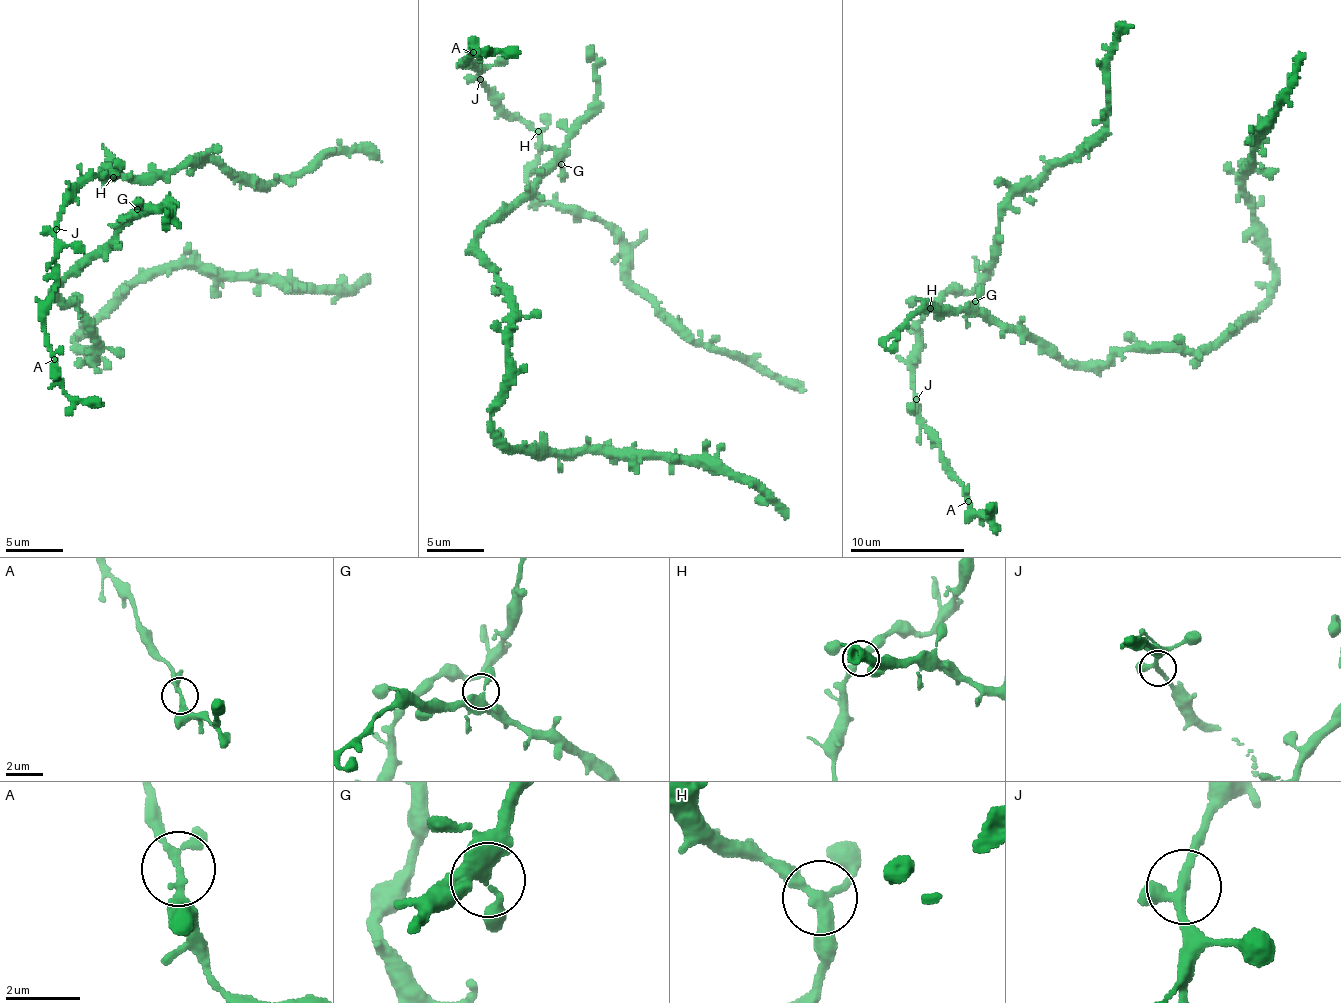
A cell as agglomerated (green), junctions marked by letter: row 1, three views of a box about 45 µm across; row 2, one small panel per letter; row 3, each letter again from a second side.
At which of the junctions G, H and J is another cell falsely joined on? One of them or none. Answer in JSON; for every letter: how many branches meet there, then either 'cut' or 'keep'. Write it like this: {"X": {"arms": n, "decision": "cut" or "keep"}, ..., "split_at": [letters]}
{"G": {"arms": 3, "decision": "keep"}, "H": {"arms": 3, "decision": "keep"}, "J": {"arms": 3, "decision": "keep"}, "split_at": []}

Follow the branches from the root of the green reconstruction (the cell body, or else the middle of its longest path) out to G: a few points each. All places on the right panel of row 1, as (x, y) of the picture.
G: (1077, 365), (1071, 365), (1042, 349), (1036, 341), (983, 317), (975, 301)

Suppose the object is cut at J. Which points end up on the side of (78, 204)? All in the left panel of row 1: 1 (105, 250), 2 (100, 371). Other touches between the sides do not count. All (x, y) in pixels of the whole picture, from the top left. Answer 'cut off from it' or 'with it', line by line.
1: with it
2: with it

